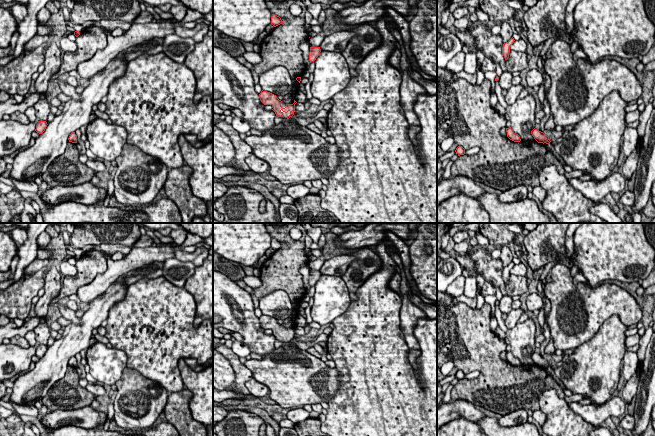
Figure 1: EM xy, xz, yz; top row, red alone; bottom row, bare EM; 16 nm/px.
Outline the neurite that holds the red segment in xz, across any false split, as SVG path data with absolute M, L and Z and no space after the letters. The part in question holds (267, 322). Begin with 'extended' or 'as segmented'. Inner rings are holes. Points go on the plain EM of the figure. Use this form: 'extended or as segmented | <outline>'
extended | M263 314L259 318L259 321L264 329L272 330L272 334L275 336L276 340L283 342L281 347L274 349L272 353L263 356L260 360L250 359L245 362L245 366L252 372L253 378L269 388L270 399L275 401L276 404L280 405L282 408L290 408L300 405L312 406L313 404L321 402L329 403L340 386L339 371L336 368L329 368L320 358L293 345L294 342L292 340L294 339L295 328L297 327L295 324L293 328L285 328L279 324L276 319Z

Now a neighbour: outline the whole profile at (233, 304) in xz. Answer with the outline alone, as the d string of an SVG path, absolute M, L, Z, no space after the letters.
M213 271L213 315L222 318L219 323L213 323L213 329L222 327L231 332L239 333L243 337L241 342L249 346L250 352L263 357L274 351L276 338L273 334L267 335L265 333L265 329L261 326L254 310L255 307L250 293L223 273Z

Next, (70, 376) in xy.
M68 366L65 376L57 381L41 402L49 411L74 410L90 406L94 394L79 385L76 367Z

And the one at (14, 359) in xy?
M40 323L37 327L34 328L36 344L30 346L29 348L22 348L15 344L0 344L0 399L2 399L6 394L7 387L3 384L5 379L10 379L16 374L21 373L29 369L32 362L32 356L35 355L36 349L39 345L46 345L50 337L50 327L47 323Z

